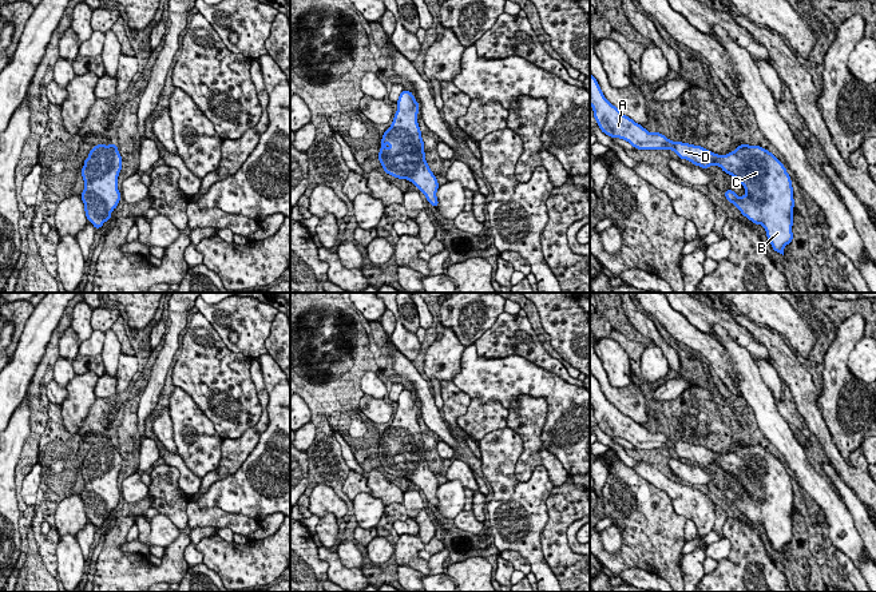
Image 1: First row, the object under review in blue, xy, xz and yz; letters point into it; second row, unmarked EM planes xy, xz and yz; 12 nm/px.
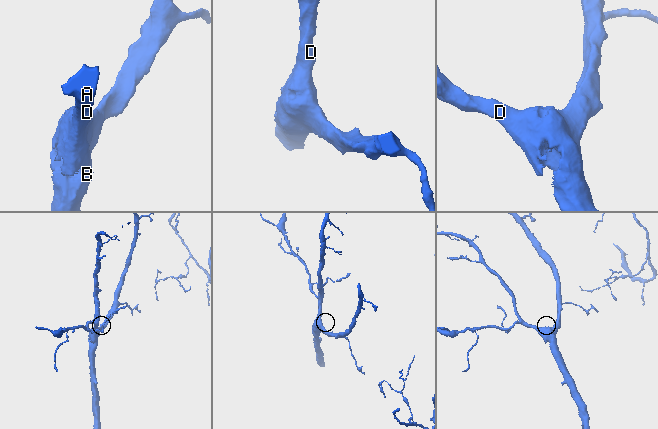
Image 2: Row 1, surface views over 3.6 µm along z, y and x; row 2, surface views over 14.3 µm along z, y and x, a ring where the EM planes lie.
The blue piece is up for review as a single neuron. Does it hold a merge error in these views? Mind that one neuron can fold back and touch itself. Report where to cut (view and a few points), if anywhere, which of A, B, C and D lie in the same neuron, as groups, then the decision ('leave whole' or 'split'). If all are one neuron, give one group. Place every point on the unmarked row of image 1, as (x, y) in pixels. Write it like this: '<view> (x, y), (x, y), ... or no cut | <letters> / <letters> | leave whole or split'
no cut | A B C D | leave whole

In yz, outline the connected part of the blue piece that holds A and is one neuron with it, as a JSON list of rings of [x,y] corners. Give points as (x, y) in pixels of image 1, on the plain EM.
[[[590,372],[590,405],[602,432],[629,441],[637,449],[671,449],[679,458],[707,468],[720,465],[736,477],[746,490],[741,497],[726,489],[725,497],[744,516],[762,524],[772,548],[784,555],[784,547],[793,539],[793,486],[784,464],[766,448],[741,444],[730,453],[720,456],[701,445],[671,441],[663,433],[649,432],[623,414],[603,394],[599,382]]]

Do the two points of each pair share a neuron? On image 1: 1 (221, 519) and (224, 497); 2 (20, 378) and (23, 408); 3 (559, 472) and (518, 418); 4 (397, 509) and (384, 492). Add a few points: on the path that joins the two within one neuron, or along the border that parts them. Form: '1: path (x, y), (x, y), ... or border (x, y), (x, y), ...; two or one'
1: border (195, 497), (201, 507), (220, 507), (253, 517); two
2: border (27, 393), (14, 412); two
3: path (546, 459), (532, 445), (530, 432); one
4: border (401, 503), (389, 503), (385, 507); two

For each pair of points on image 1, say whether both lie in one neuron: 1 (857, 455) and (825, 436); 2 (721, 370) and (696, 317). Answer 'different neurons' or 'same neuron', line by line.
1: same neuron
2: different neurons

